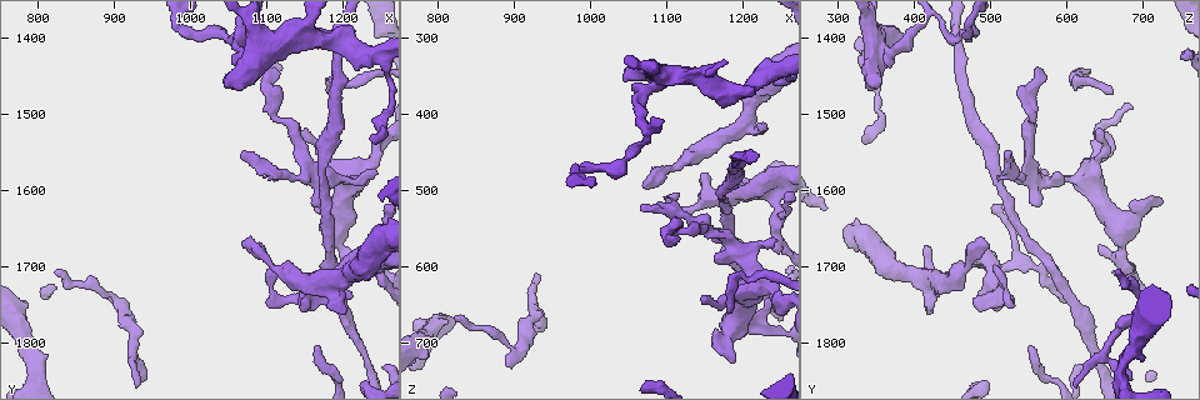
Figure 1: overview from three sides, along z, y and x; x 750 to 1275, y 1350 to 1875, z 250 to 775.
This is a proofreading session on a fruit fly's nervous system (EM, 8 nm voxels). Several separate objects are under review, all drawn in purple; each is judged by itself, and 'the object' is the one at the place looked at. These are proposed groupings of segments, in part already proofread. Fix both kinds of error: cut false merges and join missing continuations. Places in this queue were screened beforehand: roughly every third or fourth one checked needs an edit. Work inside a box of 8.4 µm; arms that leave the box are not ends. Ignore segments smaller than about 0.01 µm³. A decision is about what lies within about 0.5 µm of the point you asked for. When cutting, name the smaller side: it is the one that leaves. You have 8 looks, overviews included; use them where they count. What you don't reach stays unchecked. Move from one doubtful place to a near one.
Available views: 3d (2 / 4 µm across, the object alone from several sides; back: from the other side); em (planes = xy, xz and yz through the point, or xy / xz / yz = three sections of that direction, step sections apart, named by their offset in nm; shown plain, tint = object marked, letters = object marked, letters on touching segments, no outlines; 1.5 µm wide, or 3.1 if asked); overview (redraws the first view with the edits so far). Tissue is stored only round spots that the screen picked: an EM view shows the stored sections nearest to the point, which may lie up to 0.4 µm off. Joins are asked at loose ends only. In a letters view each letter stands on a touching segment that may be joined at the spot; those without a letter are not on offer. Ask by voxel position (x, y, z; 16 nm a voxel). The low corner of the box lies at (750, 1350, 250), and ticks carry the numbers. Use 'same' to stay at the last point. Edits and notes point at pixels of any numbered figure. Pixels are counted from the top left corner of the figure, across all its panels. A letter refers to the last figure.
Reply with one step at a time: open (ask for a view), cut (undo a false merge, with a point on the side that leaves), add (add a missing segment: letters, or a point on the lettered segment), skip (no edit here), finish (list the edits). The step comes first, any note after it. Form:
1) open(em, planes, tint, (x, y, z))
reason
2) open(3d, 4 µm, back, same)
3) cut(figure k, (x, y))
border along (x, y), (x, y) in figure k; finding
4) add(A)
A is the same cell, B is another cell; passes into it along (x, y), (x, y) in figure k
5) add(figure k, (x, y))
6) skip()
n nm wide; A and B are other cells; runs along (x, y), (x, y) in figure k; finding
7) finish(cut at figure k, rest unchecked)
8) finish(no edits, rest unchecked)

open(3d, 4 µm, back, (800, 1850, 675))
sharp bend

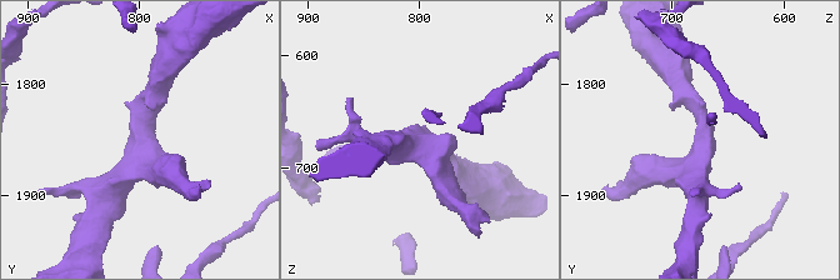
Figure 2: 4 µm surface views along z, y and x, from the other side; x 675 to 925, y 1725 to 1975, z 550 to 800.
open(em, planes, tint, (800, 1848, 672))
arms of 280, 300 nm; now the EM

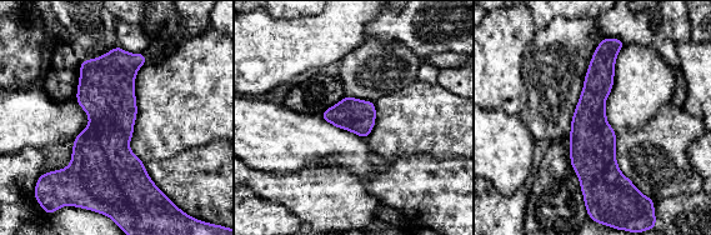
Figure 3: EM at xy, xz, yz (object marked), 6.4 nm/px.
open(em, planes, letters, same)
what lies round it

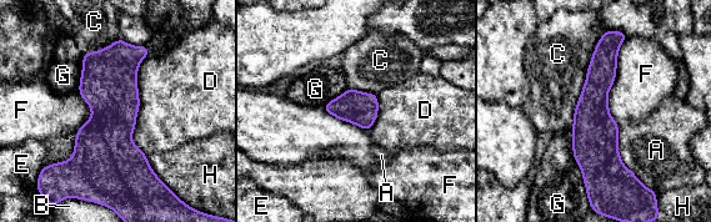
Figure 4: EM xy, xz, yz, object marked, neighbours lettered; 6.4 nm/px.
skip()
220 nm wide; A, B, C, D, E, F, G and H are other cells; continuous, no second neuron

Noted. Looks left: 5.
open(3d, 2 µm, (1180, 1465, 660))
an open end

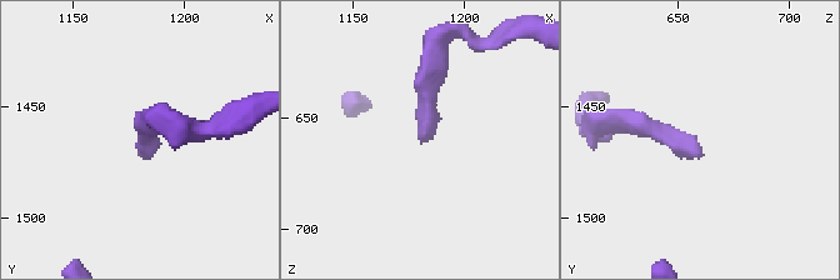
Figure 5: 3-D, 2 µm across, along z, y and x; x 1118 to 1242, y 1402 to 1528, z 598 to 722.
open(em, planes, letters, (1180, 1466, 659))

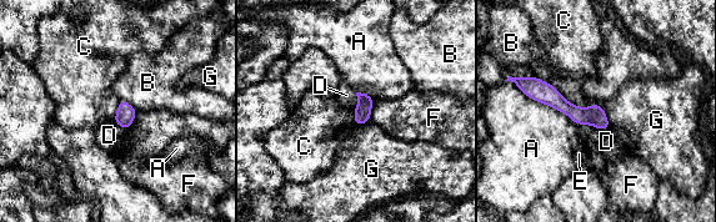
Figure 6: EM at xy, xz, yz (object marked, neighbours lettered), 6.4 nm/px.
skip()
A, B, C, D, E, F and G are other cells; border along (549, 82), (579, 106), (601, 106) in figure 6; no lettered segment goes on from it

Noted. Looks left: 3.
open(em, xz, step 4, tint, (1200, 1720, 420))
sharp bend

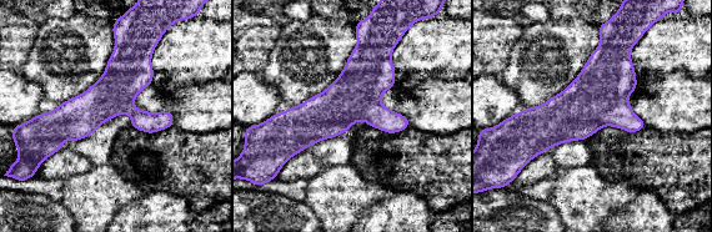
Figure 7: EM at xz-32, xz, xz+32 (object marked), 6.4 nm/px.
open(em, xz, step 4, letters, same)

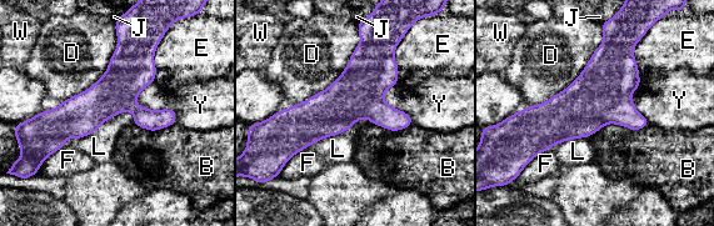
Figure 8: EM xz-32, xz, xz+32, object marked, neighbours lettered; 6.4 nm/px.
skip()
B, D, E, F, J, L, W and Y are other cells; runs along (364, 40), (364, 75), (295, 149) in figure 8; one neuron here

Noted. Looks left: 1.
finish(no edits, rest unchecked)

